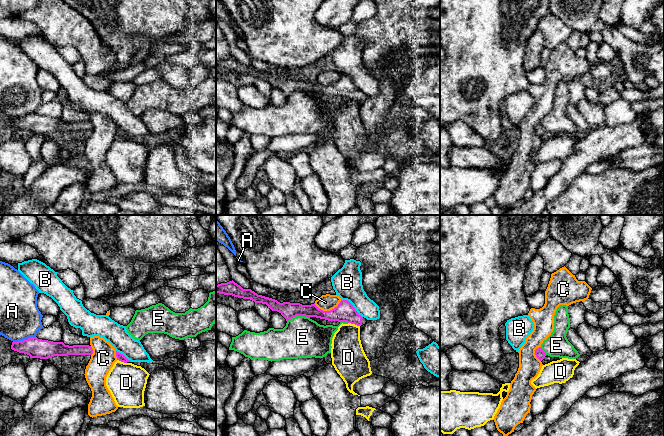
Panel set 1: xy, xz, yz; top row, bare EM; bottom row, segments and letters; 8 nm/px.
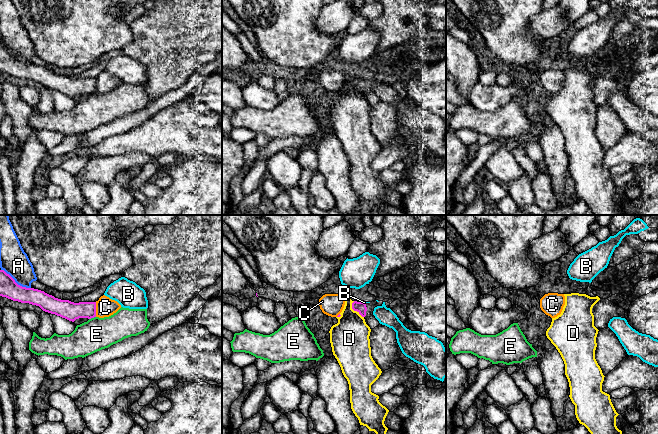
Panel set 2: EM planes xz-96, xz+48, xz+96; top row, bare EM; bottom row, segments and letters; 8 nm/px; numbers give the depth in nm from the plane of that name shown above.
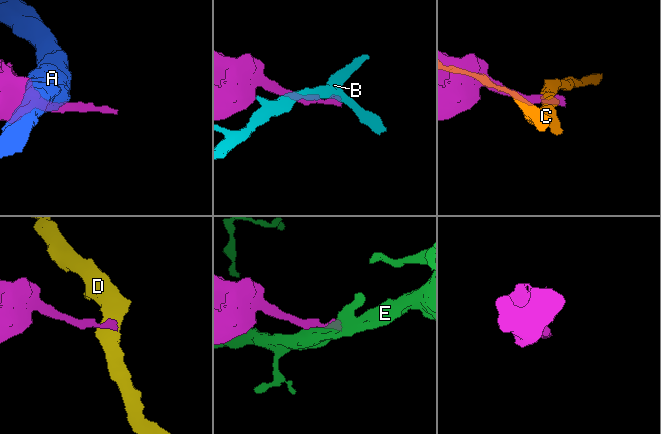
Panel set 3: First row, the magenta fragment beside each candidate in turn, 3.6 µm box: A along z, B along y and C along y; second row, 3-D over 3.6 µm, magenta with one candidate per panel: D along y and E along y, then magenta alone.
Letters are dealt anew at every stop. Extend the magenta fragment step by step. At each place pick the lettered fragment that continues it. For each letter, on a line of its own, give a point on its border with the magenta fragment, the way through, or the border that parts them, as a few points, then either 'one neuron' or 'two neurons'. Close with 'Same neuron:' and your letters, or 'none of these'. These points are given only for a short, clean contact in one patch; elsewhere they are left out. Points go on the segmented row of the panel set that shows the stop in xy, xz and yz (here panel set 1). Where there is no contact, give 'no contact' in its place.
A: xy (24, 340) | two neurons
B: xz (352, 306) | along xz (341, 299), (346, 299), (362, 317) | two neurons
C: xz (328, 311) | along xz (341, 300), (329, 310), (321, 310), (314, 304) | two neurons
D: xz (354, 323) | along xz (348, 322), (359, 326) | two neurons
E: xz (298, 315) | two neurons
Same neuron: none of these

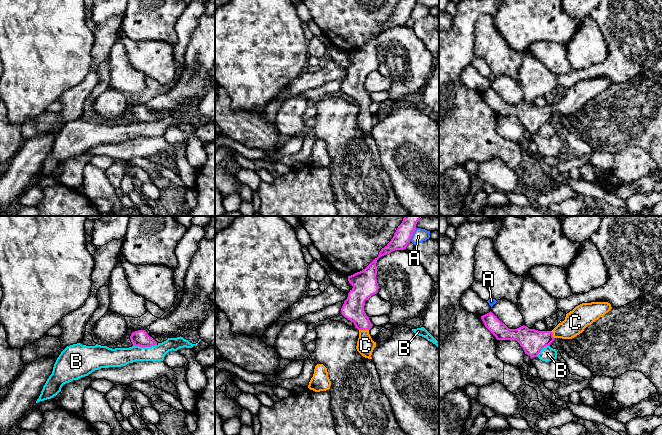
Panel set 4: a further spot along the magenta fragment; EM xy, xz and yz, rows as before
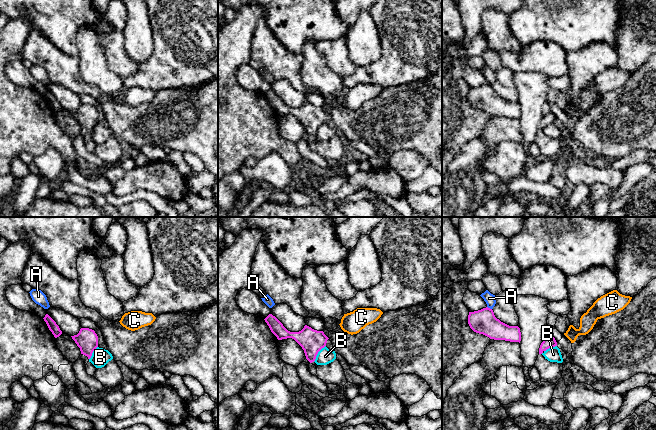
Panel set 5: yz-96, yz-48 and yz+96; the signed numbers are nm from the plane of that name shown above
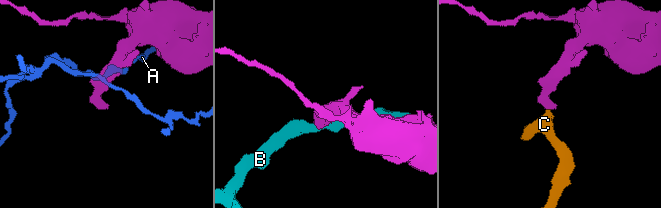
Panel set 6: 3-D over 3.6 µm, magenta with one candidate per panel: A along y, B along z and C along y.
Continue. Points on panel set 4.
A: xz (412, 234) | two neurons
B: xy (145, 346) | along xy (133, 344), (139, 346), (156, 345) | two neurons
C: xz (364, 329) | across xz (353, 308), (364, 329), (365, 345) | one neuron
Same neuron: C

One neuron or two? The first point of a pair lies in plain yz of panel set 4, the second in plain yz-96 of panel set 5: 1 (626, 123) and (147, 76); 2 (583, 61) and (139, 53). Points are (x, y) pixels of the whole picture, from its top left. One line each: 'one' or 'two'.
1: two
2: one

